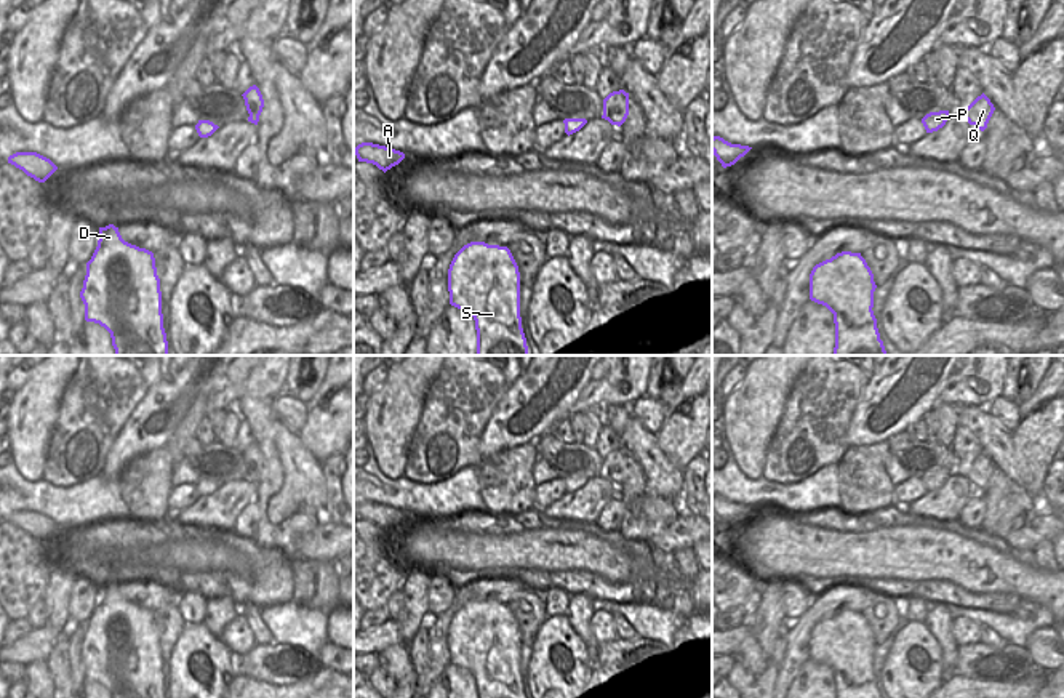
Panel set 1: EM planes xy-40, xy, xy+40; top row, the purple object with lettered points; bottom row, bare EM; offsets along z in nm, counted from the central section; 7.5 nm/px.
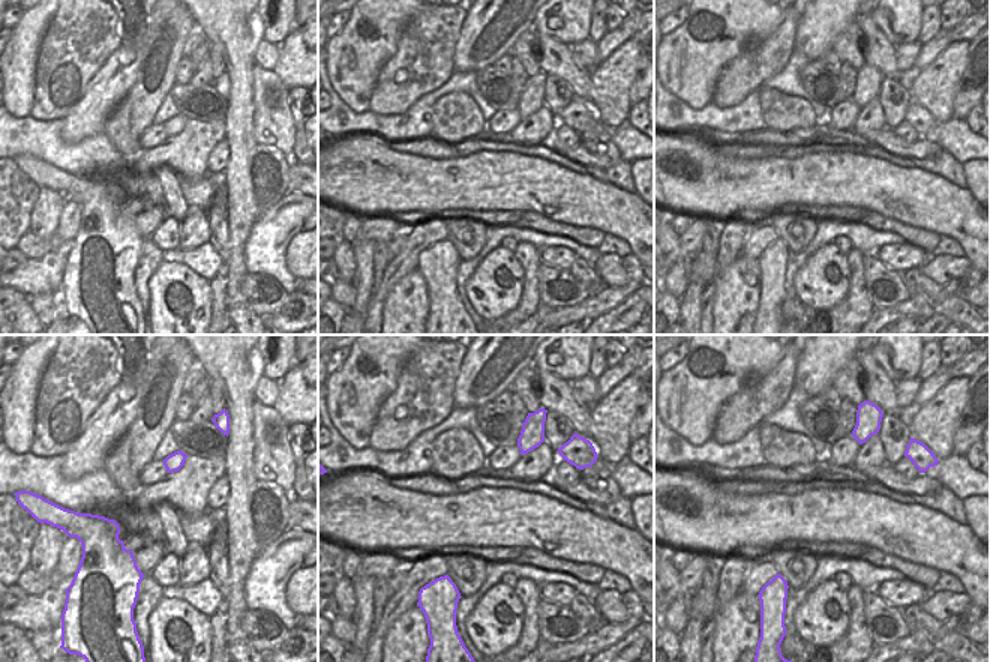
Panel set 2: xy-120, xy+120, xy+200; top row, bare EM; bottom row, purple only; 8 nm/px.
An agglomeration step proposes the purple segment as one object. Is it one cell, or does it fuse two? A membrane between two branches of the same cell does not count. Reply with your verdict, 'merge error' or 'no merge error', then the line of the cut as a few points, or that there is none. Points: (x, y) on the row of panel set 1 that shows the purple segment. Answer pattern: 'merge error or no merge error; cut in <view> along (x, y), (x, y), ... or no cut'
no merge error; no cut

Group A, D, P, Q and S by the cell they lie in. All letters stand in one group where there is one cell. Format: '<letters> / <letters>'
A D P Q S

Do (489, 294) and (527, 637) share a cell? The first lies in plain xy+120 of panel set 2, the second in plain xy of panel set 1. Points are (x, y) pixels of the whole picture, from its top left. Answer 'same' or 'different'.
different

